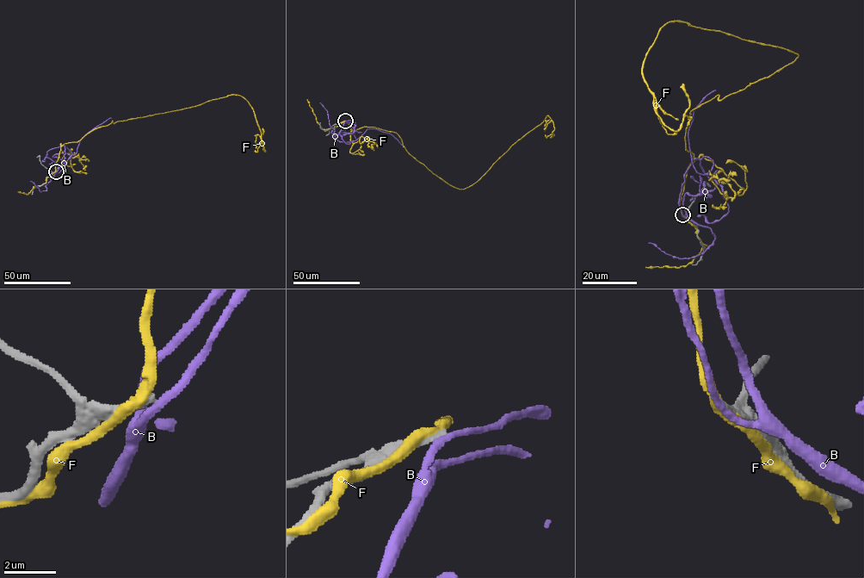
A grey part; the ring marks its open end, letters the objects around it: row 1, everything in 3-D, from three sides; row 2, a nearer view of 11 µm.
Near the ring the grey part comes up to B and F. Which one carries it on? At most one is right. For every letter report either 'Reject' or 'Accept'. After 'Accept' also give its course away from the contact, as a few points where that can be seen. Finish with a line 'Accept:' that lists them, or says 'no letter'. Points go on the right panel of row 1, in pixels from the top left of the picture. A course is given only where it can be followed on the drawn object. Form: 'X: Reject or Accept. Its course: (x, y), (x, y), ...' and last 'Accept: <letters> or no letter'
B: Reject
F: Reject
Accept: no letter

